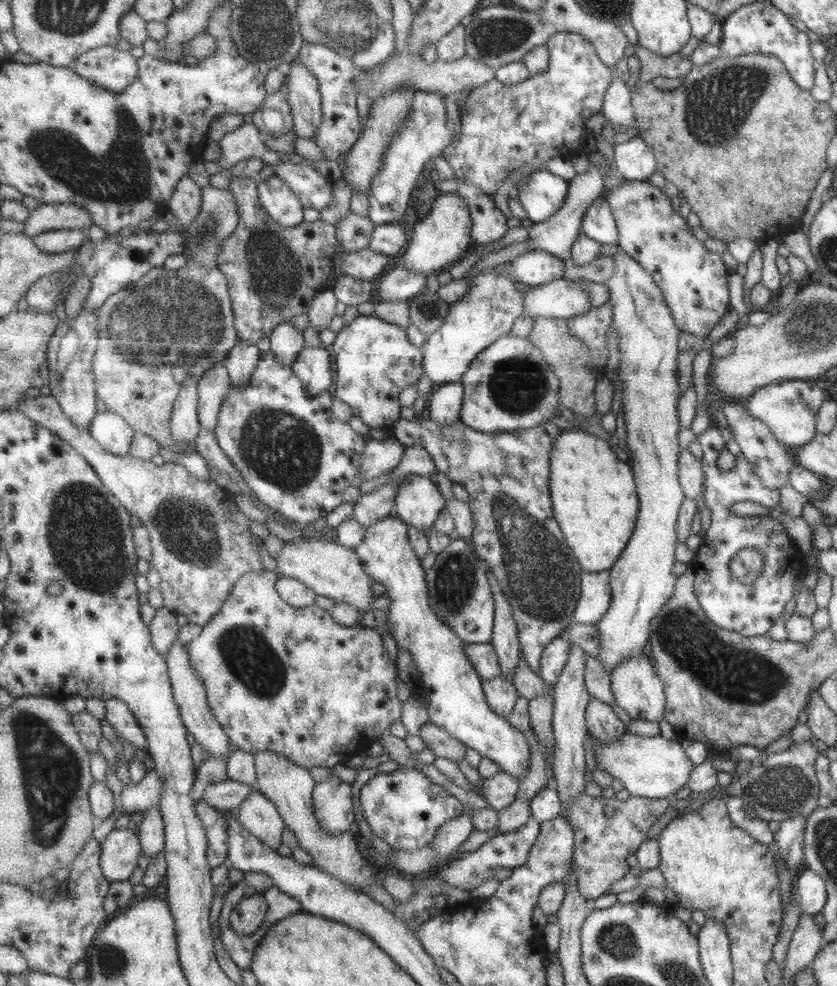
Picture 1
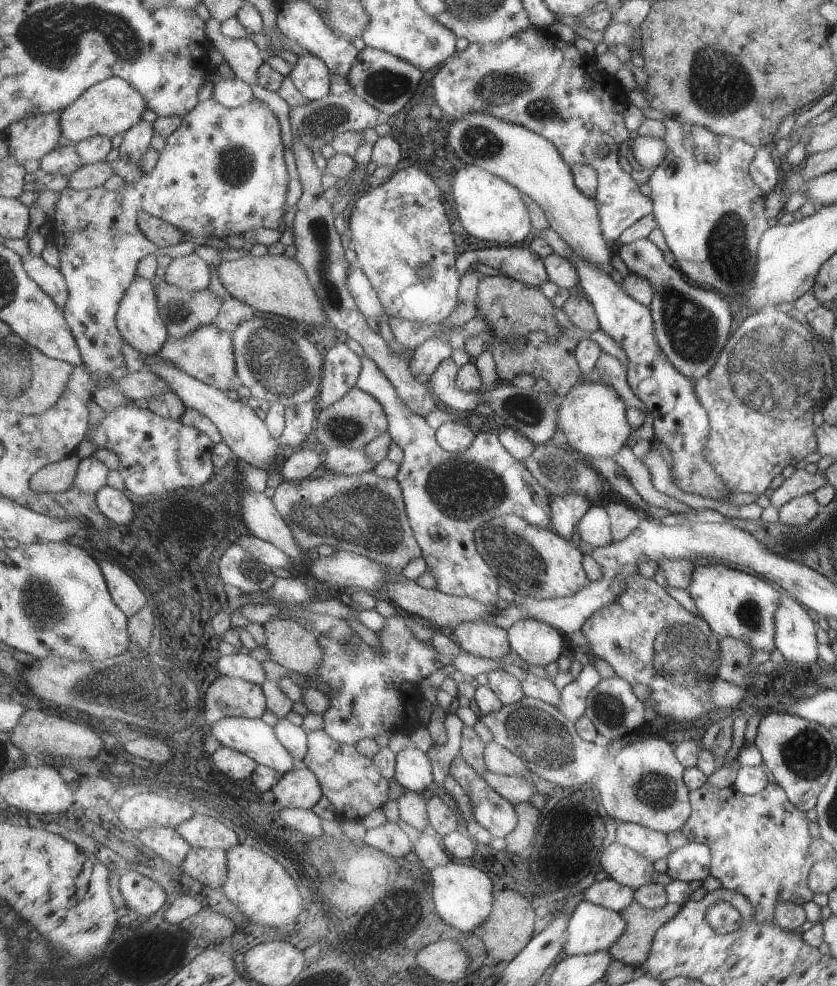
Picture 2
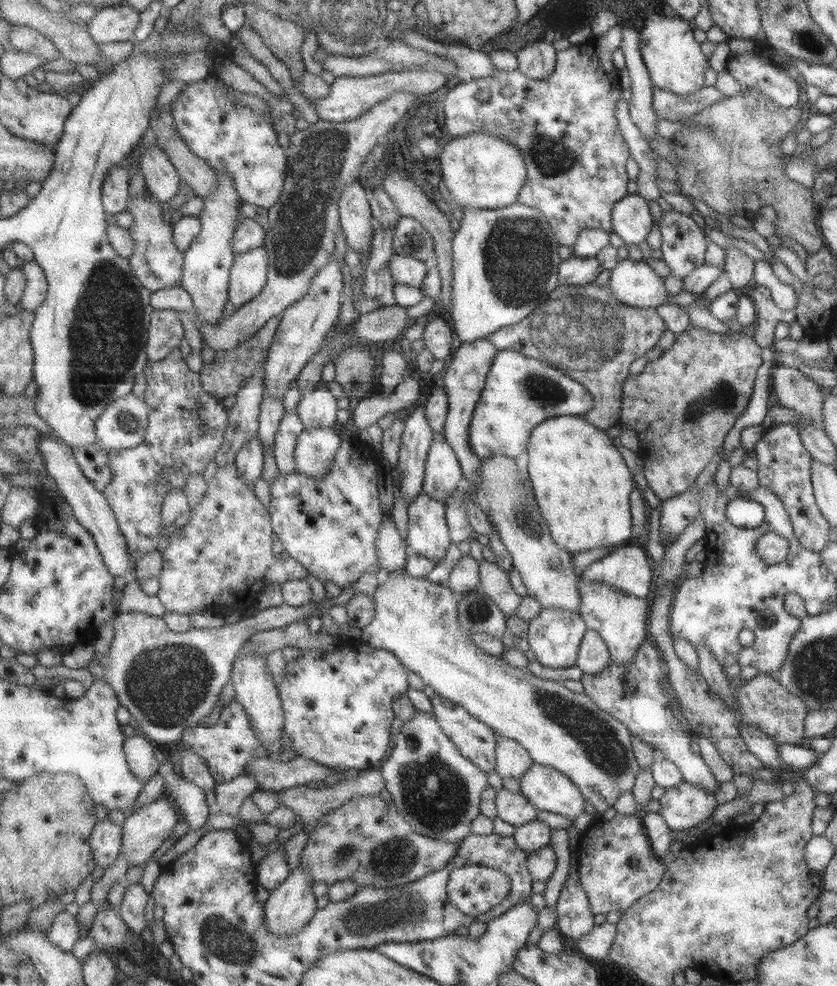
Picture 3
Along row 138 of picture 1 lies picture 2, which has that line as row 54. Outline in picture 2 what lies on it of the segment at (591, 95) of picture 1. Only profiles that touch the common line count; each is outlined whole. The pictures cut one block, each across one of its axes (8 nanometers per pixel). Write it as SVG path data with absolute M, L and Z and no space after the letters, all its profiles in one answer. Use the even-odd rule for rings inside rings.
M536 26L513 36L506 42L471 43L465 51L456 51L450 62L446 62L434 77L437 102L444 112L454 120L472 111L492 113L502 120L509 120L552 140L572 165L588 165L597 172L597 197L599 221L607 242L616 245L619 236L638 223L643 216L652 215L653 202L638 190L638 184L618 164L618 148L630 138L624 123L624 106L614 98L618 96L618 82L590 70L590 62L580 54L575 43L562 41L560 36L548 29ZM600 146L608 146L608 154L598 154Z

